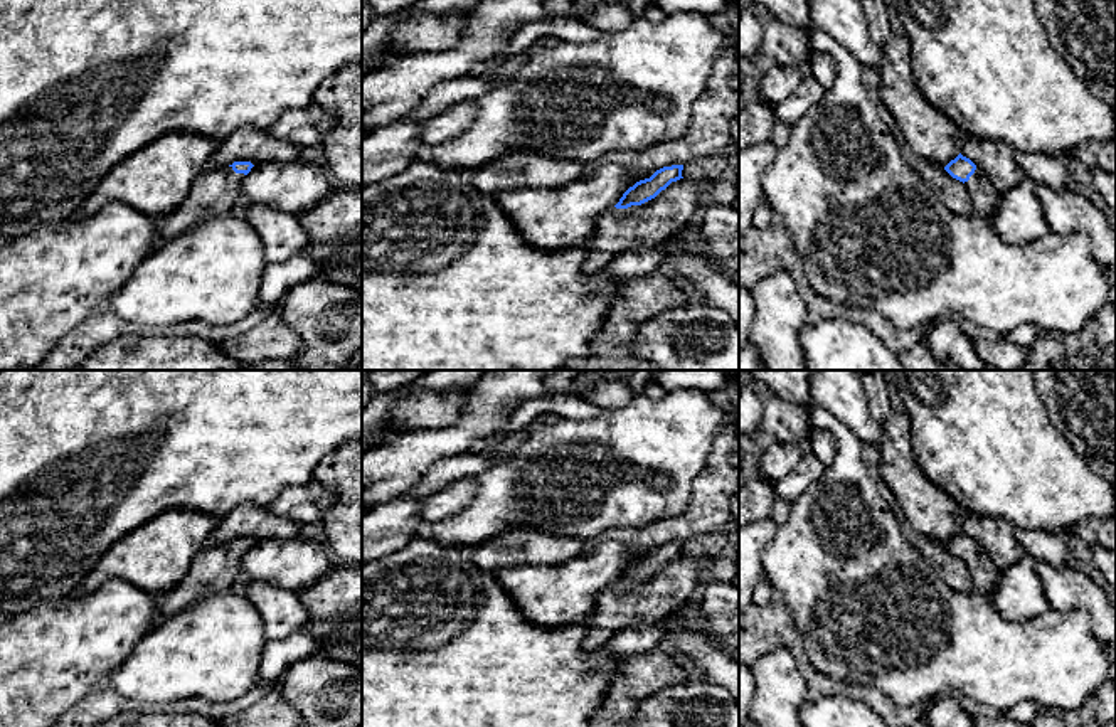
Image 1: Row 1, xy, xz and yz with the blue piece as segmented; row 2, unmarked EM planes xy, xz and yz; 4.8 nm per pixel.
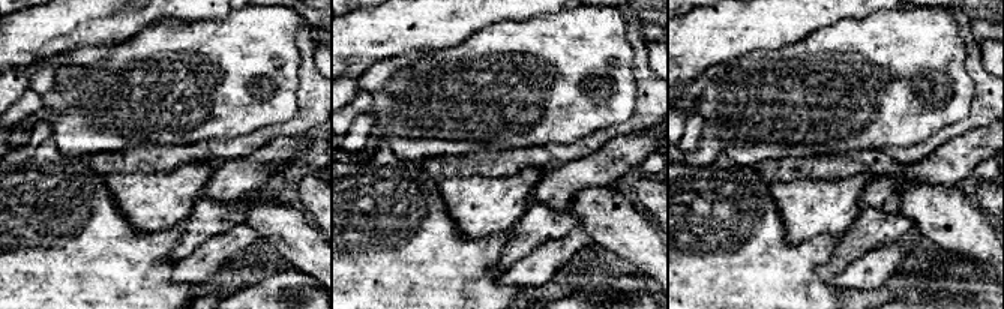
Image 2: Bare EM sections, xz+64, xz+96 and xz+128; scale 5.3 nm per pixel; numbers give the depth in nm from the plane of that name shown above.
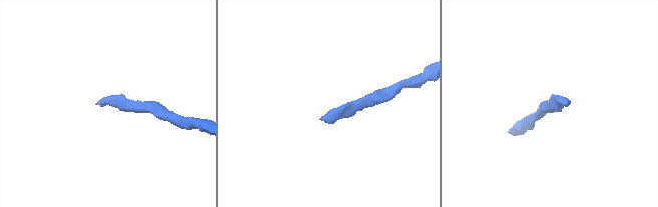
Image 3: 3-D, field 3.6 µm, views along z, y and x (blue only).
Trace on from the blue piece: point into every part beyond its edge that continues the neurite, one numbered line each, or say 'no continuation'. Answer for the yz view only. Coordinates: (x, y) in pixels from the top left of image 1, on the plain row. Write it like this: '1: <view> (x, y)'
1: yz (982, 569)

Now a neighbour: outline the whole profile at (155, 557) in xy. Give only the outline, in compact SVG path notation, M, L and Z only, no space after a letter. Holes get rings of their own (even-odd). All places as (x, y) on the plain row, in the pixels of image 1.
M167 510L120 539L82 582L84 594L108 579L163 596L190 570L194 557L210 542L221 518L195 510Z

